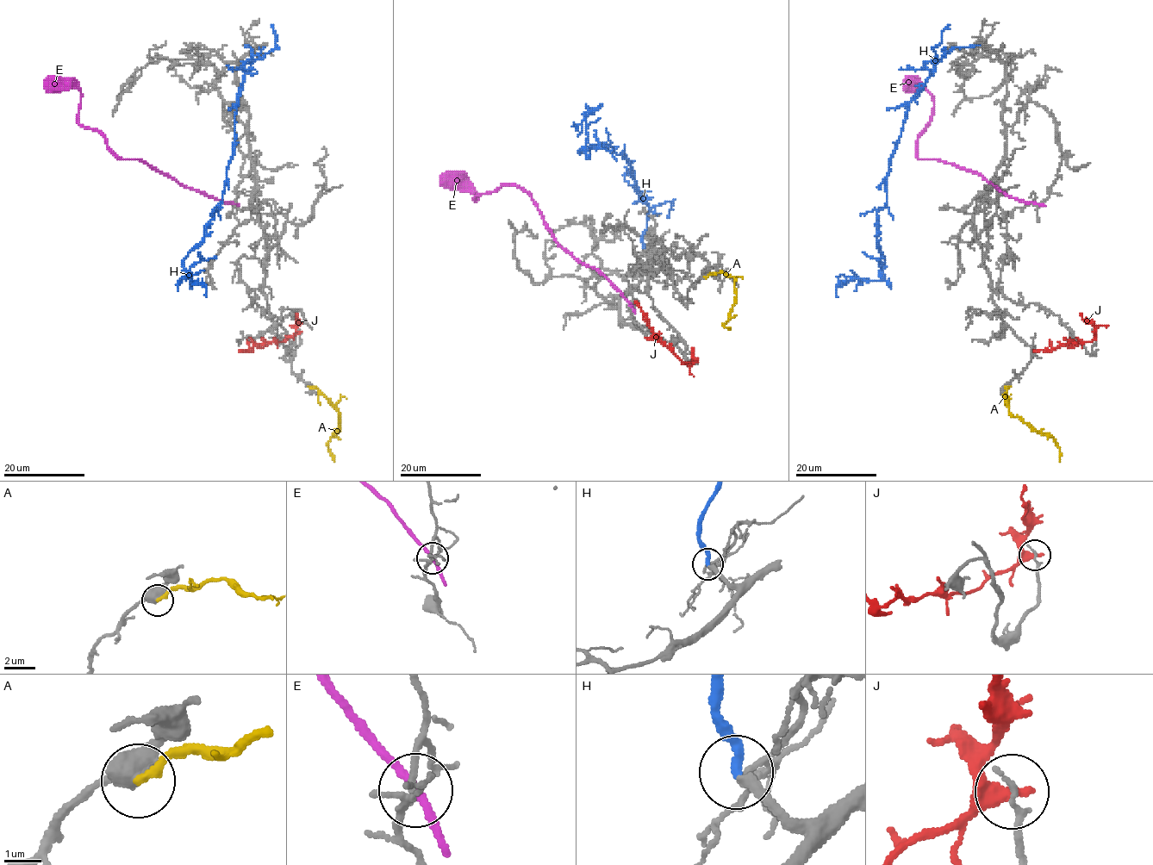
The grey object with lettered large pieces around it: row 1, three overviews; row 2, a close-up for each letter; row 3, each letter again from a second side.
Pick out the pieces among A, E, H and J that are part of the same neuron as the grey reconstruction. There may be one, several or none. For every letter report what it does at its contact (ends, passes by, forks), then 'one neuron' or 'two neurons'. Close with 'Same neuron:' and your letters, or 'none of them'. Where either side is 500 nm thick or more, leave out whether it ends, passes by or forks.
A: it ends there; two neurons
E: it passes by; two neurons
H: it ends there; one neuron
J: it passes by; two neurons
Same neuron: H

